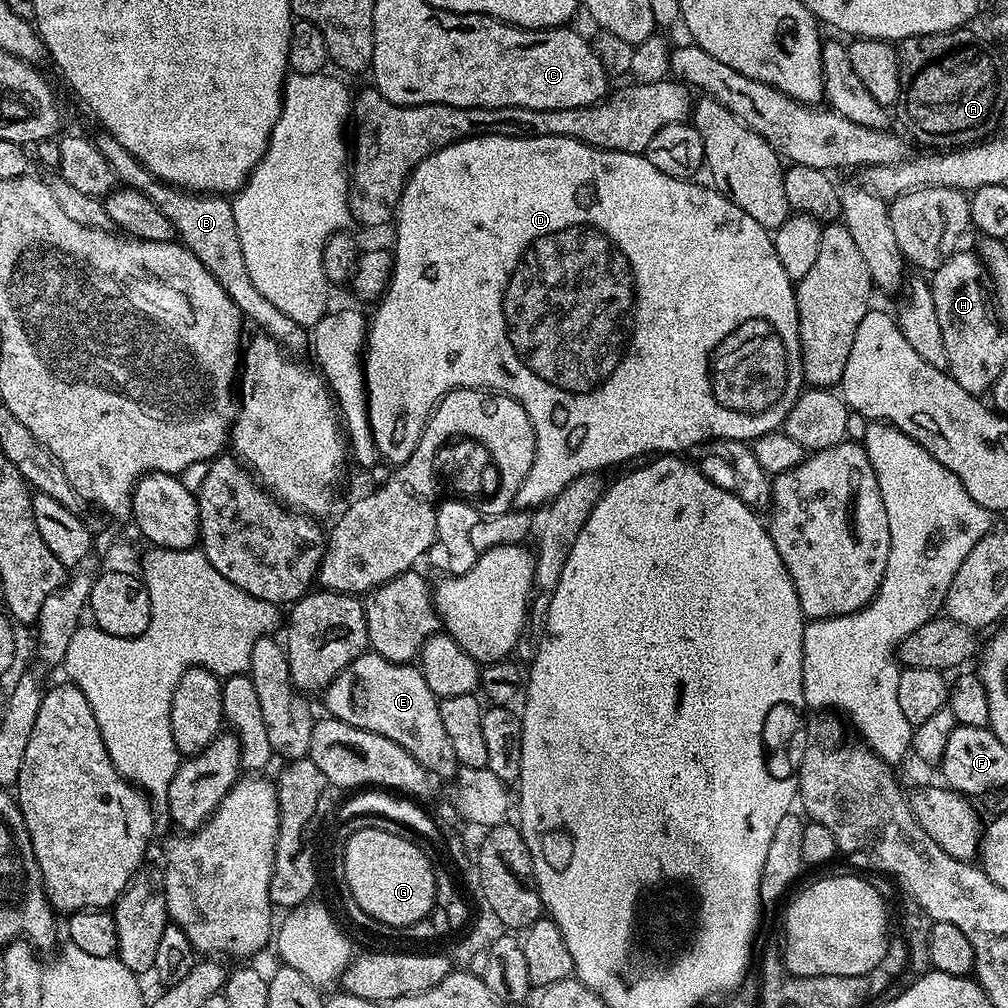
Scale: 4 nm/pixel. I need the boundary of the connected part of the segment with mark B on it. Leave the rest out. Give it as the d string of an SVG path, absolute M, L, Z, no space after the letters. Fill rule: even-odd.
M100 130L97 133L97 136L94 136L96 148L102 154L102 158L110 162L110 170L114 170L117 181L146 194L146 198L150 198L150 202L158 205L162 214L170 218L173 233L178 237L179 243L189 248L194 258L198 258L198 262L202 262L202 266L206 266L206 270L214 274L218 284L226 290L226 294L230 294L230 298L238 306L241 317L248 319L249 316L260 327L257 329L263 335L277 340L289 353L300 354L296 352L302 351L303 348L305 351L310 344L309 329L303 328L292 318L286 318L286 314L282 314L278 306L273 306L266 298L262 298L262 294L258 294L258 286L250 282L246 258L242 258L242 242L238 242L238 226L234 226L231 199L220 194L189 192L187 188L167 184L153 172L146 170L144 164L138 162L138 158L134 158L134 154L130 154L130 150L126 150L126 146L122 146L122 142L114 139L109 132Z

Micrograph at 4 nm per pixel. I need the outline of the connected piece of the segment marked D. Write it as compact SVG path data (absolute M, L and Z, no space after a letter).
M468 136L464 140L454 142L450 146L440 148L434 154L430 154L418 167L408 175L404 183L404 189L400 195L400 205L396 207L394 217L394 229L396 228L396 248L392 258L392 277L387 290L375 305L376 313L370 316L368 325L368 339L366 351L362 356L362 371L364 373L363 391L368 394L368 417L370 418L370 430L374 434L374 446L381 461L389 460L392 466L399 466L414 454L416 443L420 435L424 433L424 427L428 424L428 417L436 409L436 401L442 399L448 392L456 388L482 388L499 392L510 398L514 398L526 410L530 422L534 426L536 435L536 453L534 462L516 491L515 507L520 510L536 510L547 505L574 478L578 478L587 472L603 473L604 468L612 468L615 464L624 464L635 456L647 457L649 454L684 454L687 448L695 444L703 445L705 442L718 440L742 440L751 442L762 434L783 429L786 414L790 414L790 406L798 399L801 392L805 391L804 363L800 353L800 323L798 322L798 306L796 305L796 290L794 281L788 277L786 270L782 270L782 262L778 262L776 248L772 244L772 236L769 229L764 228L746 210L738 210L734 202L727 200L720 192L711 186L703 188L700 184L692 184L691 179L679 180L670 174L662 174L658 166L649 162L647 155L638 152L612 152L609 148L592 148L581 140L566 138L565 136L505 136L503 138L489 139L486 136Z

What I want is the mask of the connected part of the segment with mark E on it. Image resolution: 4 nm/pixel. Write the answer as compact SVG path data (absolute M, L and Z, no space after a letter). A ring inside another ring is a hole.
M363 652L356 663L345 668L322 693L327 715L350 726L382 734L390 742L398 742L429 773L455 777L458 772L454 746L442 727L440 700L426 686L419 667L411 663L395 664L377 652Z

